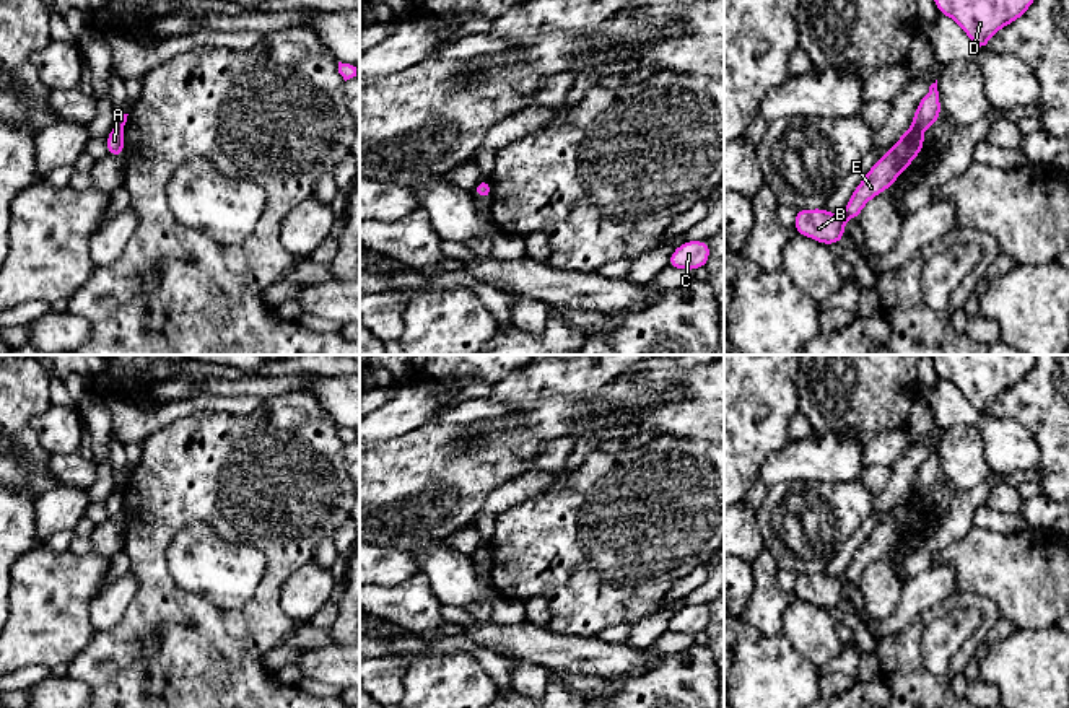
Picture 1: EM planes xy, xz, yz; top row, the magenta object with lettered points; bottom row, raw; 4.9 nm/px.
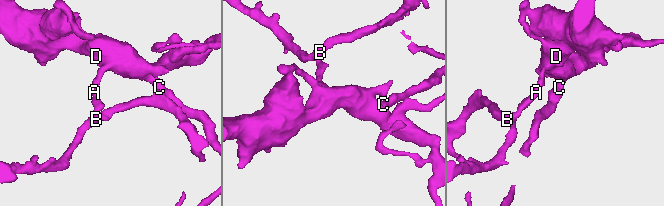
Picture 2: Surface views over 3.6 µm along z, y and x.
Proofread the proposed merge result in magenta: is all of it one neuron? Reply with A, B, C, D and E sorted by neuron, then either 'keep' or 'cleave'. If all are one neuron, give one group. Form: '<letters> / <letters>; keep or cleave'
A B E / C D; cleave

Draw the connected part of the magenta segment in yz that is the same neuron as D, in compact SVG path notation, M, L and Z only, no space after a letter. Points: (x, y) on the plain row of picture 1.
M1036 355L931 356L937 376L955 384L981 417L986 417L991 400L1017 386L1036 363Z

